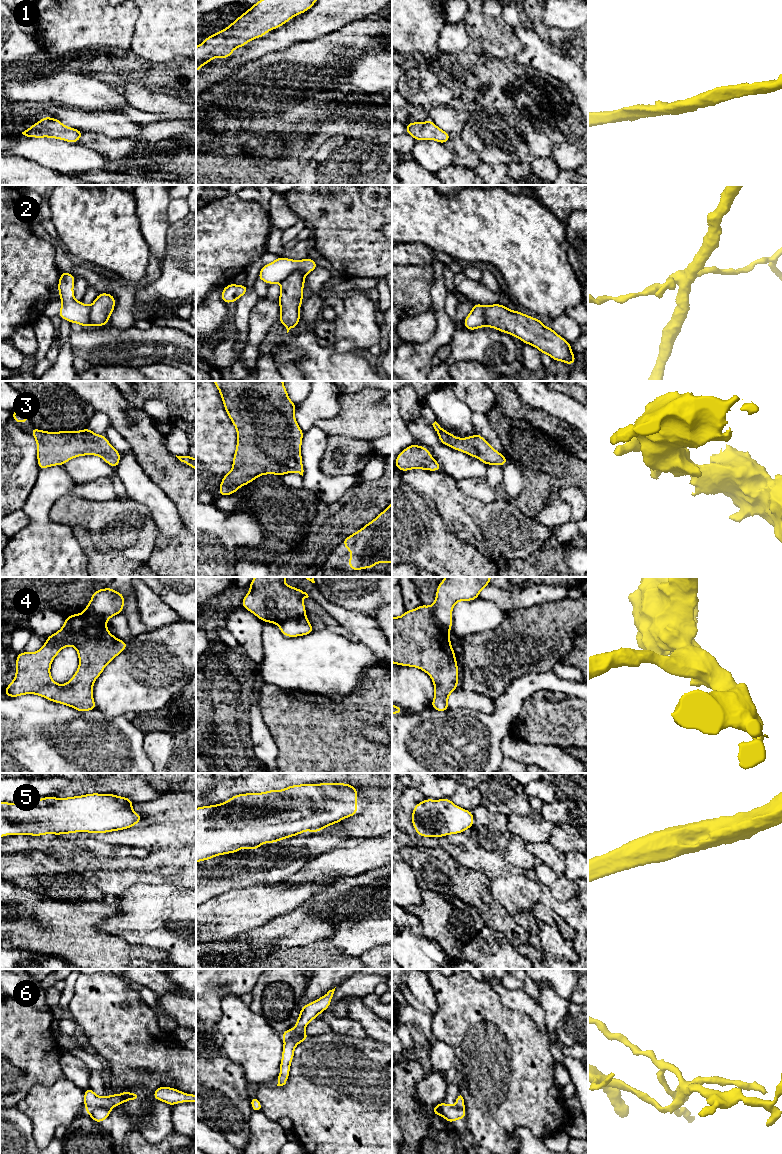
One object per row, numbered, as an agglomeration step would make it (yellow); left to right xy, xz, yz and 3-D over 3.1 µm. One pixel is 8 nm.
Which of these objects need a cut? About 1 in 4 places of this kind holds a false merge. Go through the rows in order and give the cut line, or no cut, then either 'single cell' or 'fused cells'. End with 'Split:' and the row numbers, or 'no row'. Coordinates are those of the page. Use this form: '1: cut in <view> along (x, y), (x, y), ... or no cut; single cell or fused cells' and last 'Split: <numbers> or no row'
1: no cut; single cell
2: cut in xz along (306, 273), (300, 270), (293, 270), (280, 283); fused cells
3: no cut; single cell
4: cut in xz along (305, 614), (278, 624); fused cells
5: no cut; single cell
6: cut in xy along (109, 1109), (95, 1107), (87, 1111); fused cells
Split: 2, 4, 6

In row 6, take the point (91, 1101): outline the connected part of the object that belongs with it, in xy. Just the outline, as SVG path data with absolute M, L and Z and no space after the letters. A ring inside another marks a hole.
M89 1087L84 1090L84 1107L86 1111L98 1107L104 1107L108 1110L111 1110L117 1105L120 1105L130 1100L134 1100L136 1098L137 1095L130 1091L124 1091L121 1094L113 1094L105 1097L100 1097L95 1094L91 1087Z

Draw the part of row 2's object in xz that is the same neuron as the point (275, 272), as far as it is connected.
M278 257L275 261L262 266L257 280L263 280L268 285L281 284L293 271L300 270L308 274L317 267L319 265L309 257L303 260Z

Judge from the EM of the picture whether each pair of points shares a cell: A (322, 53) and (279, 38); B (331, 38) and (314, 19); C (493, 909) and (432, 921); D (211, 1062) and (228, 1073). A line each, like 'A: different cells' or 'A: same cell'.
A: different cells
B: different cells
C: different cells
D: same cell

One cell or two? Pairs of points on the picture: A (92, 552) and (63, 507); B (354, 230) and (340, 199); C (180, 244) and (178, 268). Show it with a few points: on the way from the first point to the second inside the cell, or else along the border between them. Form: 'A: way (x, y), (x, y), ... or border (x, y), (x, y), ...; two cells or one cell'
A: border (84, 529), (89, 533), (93, 546), (97, 550); two cells
B: way (346, 222), (340, 216), (340, 207); one cell
C: way (180, 250), (180, 262); one cell

